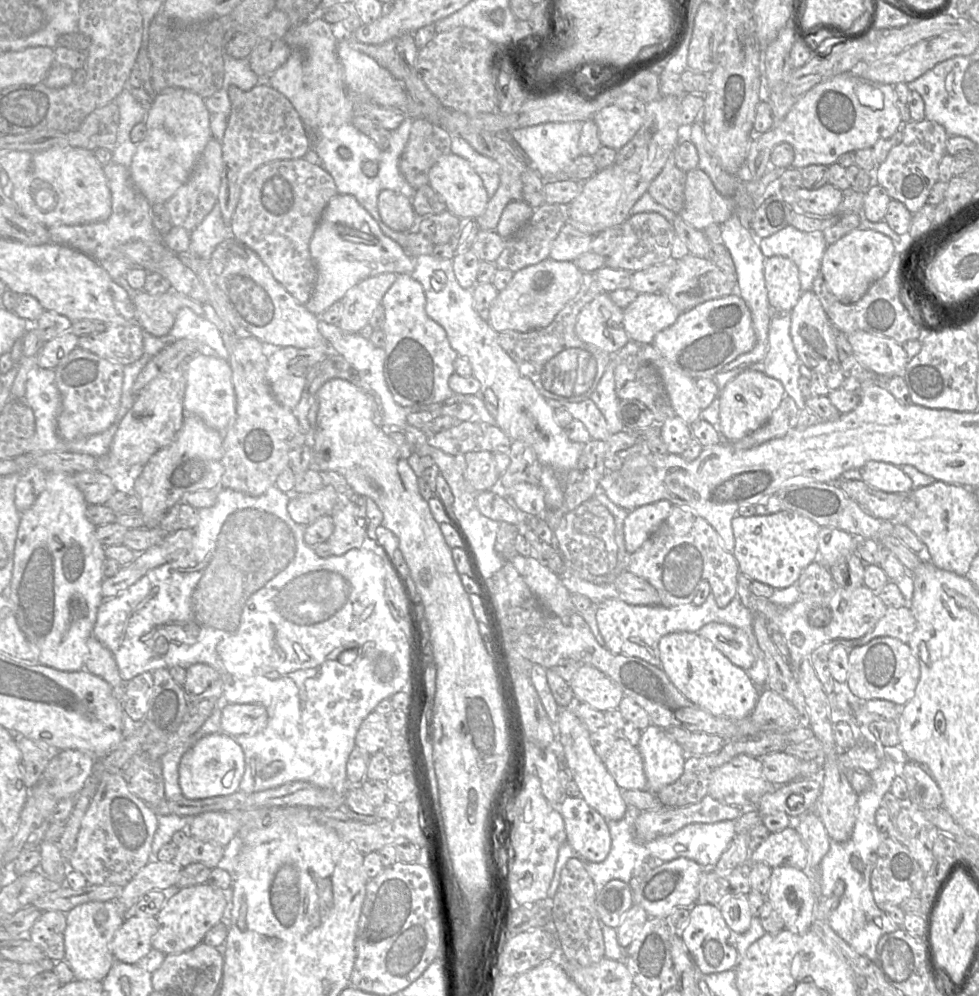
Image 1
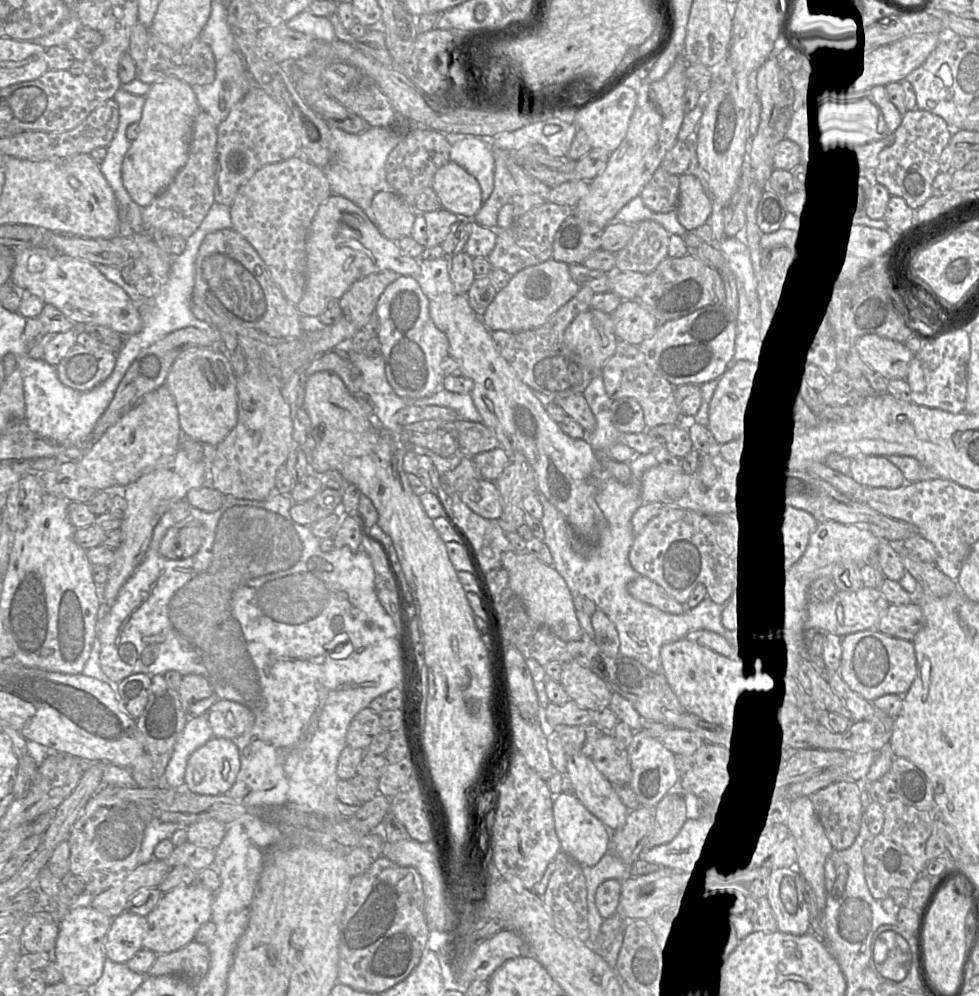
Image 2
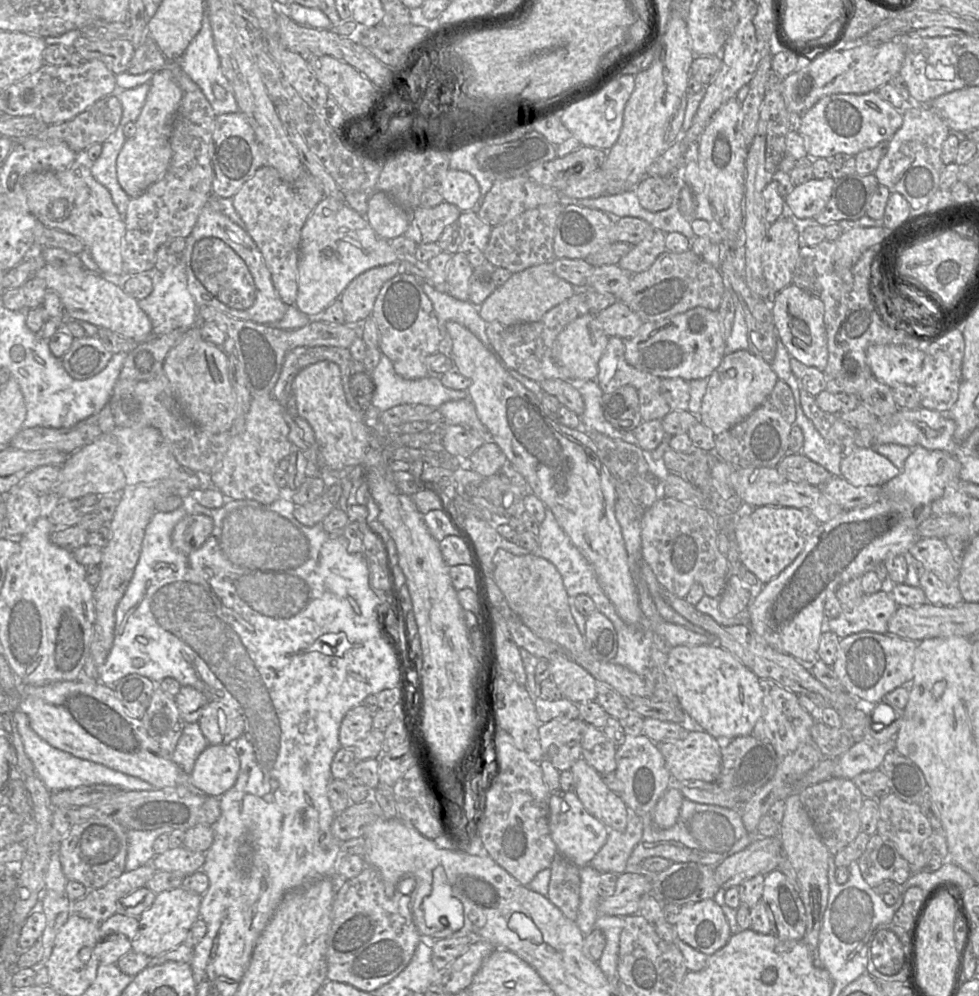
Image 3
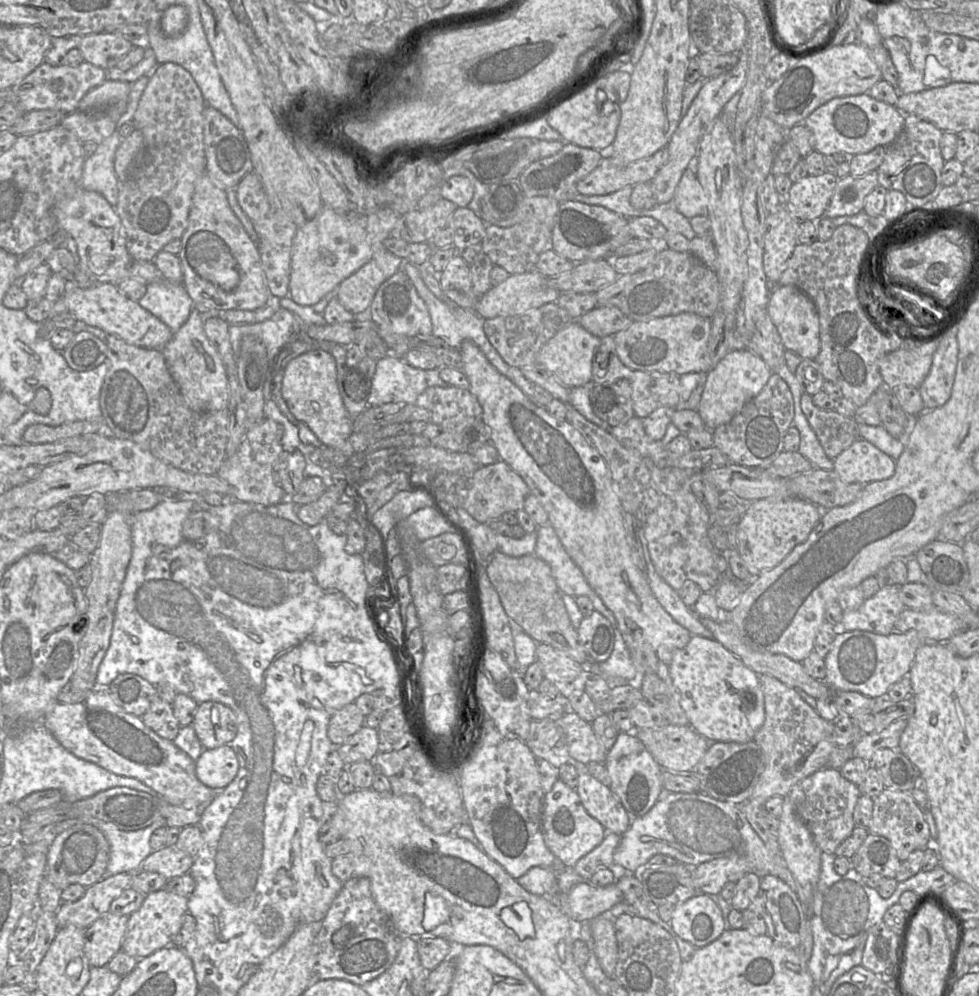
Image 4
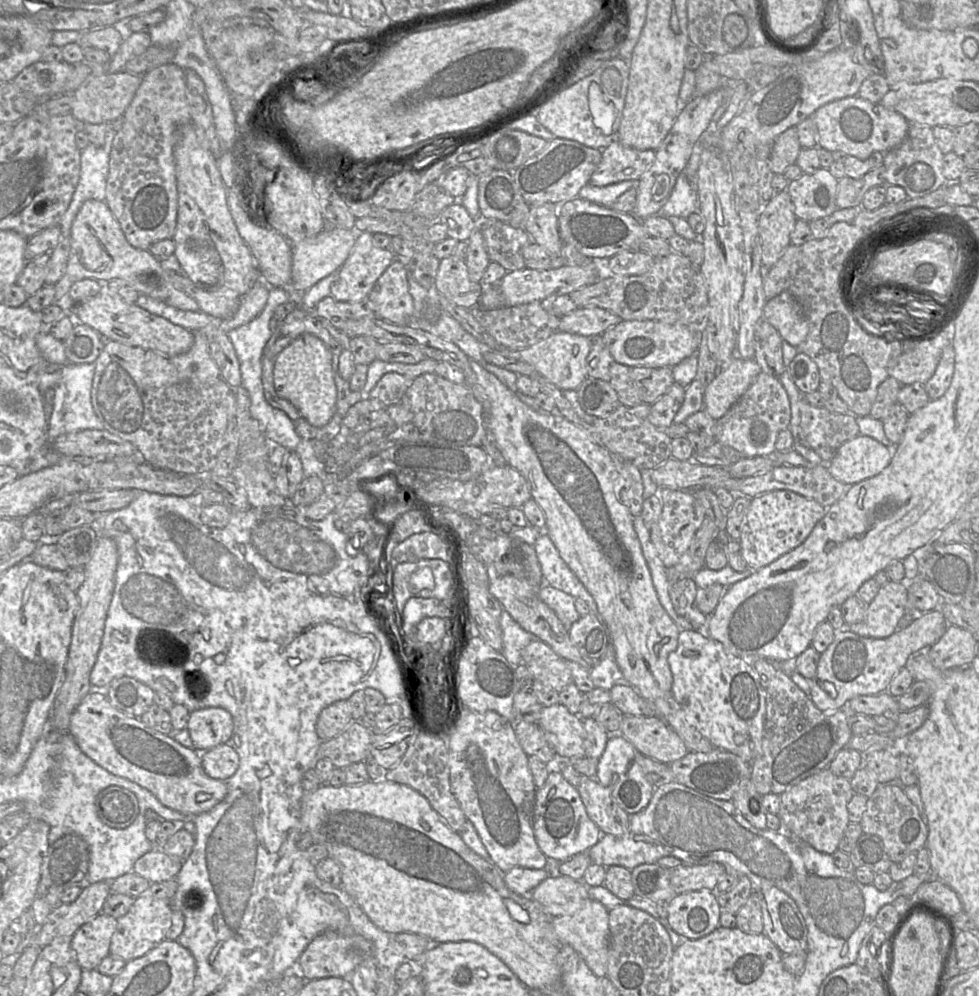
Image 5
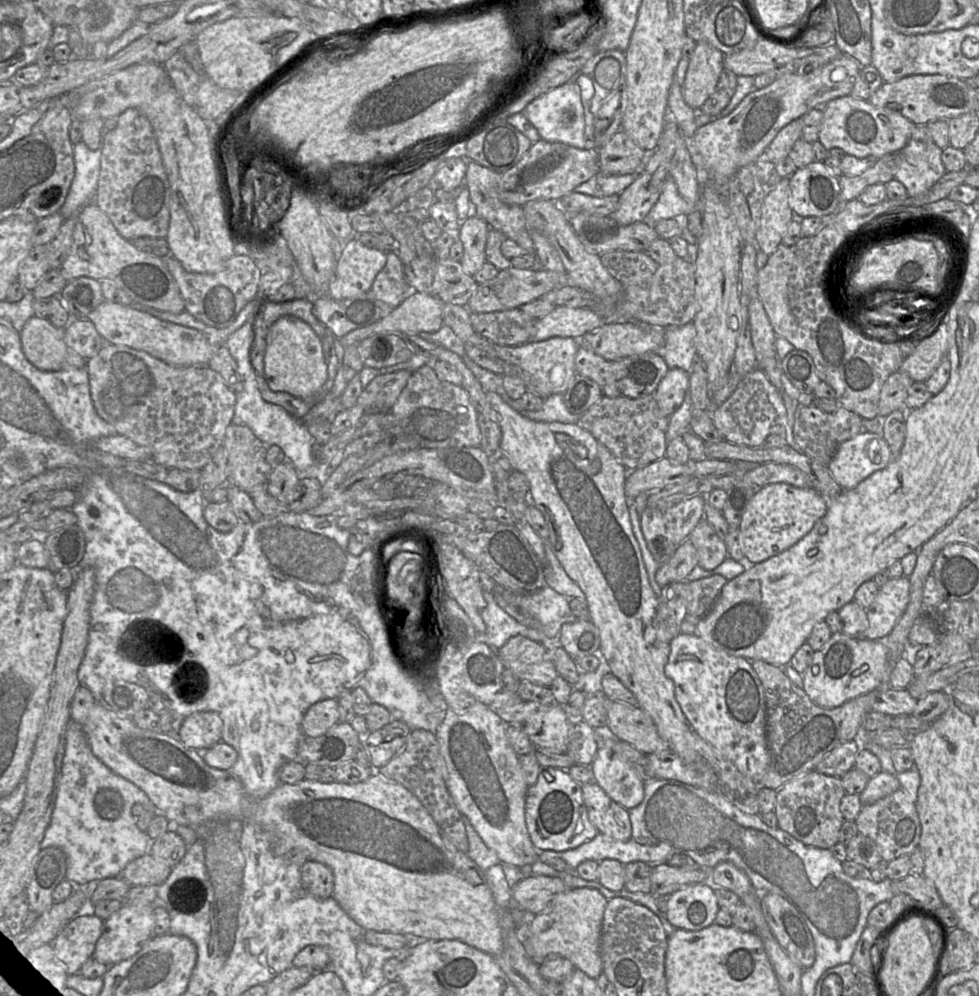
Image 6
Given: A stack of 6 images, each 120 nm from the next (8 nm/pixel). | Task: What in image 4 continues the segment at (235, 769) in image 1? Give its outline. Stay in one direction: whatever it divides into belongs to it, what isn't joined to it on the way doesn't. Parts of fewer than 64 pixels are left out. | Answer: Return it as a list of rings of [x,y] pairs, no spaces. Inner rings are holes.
[[[230,745],[203,750],[195,761],[197,778],[207,787],[221,792],[236,777],[239,762]]]

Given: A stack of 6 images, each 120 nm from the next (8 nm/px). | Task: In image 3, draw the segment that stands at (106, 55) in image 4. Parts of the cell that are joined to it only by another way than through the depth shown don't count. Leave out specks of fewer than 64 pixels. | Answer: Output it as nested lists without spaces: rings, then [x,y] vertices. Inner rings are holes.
[[[80,36],[75,40],[72,50],[86,61],[102,61],[114,75],[127,70],[134,54],[133,45],[126,38],[92,41]]]

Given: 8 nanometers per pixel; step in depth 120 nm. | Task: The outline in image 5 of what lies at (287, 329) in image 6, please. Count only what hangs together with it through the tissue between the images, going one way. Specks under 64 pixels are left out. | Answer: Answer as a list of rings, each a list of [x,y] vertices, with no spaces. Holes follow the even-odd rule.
[[[303,334],[291,341],[275,359],[273,382],[278,397],[290,402],[312,426],[323,427],[334,416],[337,389],[332,370],[332,354],[318,337]]]

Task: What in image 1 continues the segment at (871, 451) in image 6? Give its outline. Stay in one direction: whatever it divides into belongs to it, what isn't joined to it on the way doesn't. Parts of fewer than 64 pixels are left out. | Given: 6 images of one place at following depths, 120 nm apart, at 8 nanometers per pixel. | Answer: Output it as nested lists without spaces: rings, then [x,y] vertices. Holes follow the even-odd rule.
[[[869,461],[859,471],[863,482],[880,491],[908,494],[913,490],[911,478],[894,464]]]

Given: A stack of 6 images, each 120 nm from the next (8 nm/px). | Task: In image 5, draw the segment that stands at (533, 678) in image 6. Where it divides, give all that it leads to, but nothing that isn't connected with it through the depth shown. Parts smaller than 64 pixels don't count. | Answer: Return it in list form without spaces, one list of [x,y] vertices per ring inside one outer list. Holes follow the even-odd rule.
[[[540,639],[530,642],[521,652],[522,663],[535,680],[560,692],[573,683],[566,660]]]

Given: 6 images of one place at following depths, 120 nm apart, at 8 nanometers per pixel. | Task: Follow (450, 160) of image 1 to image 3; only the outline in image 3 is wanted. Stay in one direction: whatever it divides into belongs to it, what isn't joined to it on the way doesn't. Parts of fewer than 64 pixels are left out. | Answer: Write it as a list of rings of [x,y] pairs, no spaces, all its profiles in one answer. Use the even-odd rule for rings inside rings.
[[[449,169],[440,183],[443,201],[455,205],[461,212],[472,211],[480,197],[475,178],[465,171]]]

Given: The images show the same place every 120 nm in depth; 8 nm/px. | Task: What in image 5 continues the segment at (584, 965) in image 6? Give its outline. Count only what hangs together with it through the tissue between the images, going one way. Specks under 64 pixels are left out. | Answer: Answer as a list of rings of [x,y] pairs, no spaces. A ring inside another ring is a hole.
[[[589,898],[572,914],[554,917],[552,926],[561,945],[570,945],[599,978],[606,977],[609,946],[609,911],[599,901]]]

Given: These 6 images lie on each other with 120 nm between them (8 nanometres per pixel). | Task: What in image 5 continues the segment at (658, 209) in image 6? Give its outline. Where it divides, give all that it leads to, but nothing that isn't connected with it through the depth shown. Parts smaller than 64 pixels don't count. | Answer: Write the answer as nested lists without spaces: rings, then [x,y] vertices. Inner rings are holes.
[[[682,172],[660,214],[665,217],[676,216],[687,219],[694,212],[698,212],[698,193],[695,183]]]

